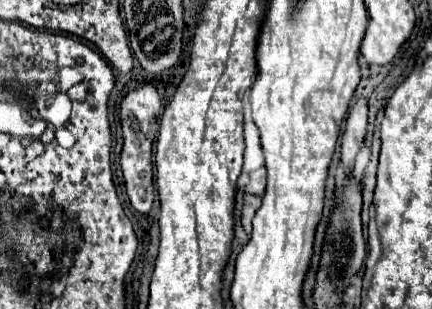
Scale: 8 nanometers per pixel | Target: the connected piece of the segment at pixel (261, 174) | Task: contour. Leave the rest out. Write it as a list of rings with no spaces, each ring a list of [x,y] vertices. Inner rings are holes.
[[[260,167],[260,169],[250,173],[250,181],[246,185],[246,191],[254,193],[254,195],[262,195],[264,187],[266,187],[266,169]]]

